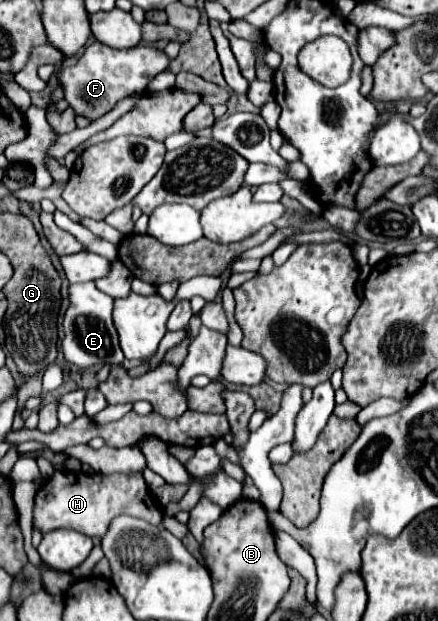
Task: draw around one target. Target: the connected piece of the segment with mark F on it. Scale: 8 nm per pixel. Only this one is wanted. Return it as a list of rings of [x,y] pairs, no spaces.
[[[95,41],[85,49],[85,53],[73,67],[67,67],[61,73],[65,99],[77,115],[85,115],[89,121],[95,121],[101,115],[109,113],[117,105],[117,101],[135,91],[143,91],[157,73],[169,67],[169,63],[171,59],[165,55],[165,51],[157,49],[155,45],[137,45],[121,51],[109,49],[107,45]]]

